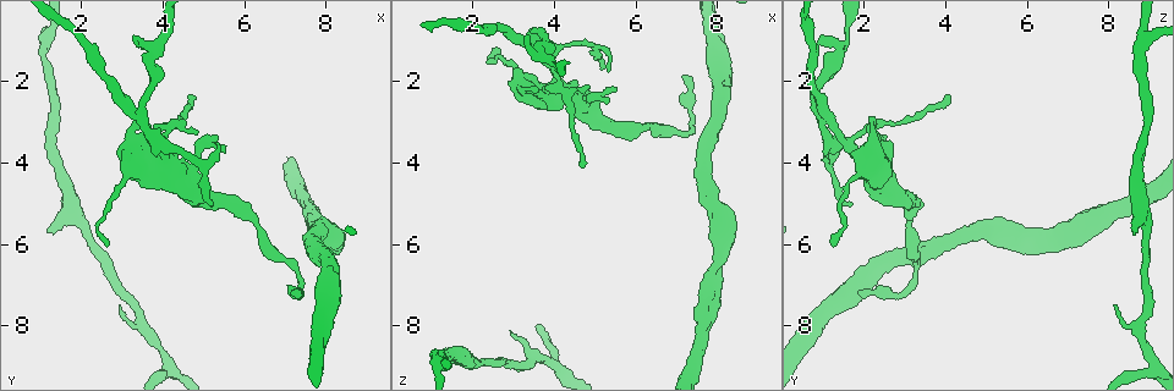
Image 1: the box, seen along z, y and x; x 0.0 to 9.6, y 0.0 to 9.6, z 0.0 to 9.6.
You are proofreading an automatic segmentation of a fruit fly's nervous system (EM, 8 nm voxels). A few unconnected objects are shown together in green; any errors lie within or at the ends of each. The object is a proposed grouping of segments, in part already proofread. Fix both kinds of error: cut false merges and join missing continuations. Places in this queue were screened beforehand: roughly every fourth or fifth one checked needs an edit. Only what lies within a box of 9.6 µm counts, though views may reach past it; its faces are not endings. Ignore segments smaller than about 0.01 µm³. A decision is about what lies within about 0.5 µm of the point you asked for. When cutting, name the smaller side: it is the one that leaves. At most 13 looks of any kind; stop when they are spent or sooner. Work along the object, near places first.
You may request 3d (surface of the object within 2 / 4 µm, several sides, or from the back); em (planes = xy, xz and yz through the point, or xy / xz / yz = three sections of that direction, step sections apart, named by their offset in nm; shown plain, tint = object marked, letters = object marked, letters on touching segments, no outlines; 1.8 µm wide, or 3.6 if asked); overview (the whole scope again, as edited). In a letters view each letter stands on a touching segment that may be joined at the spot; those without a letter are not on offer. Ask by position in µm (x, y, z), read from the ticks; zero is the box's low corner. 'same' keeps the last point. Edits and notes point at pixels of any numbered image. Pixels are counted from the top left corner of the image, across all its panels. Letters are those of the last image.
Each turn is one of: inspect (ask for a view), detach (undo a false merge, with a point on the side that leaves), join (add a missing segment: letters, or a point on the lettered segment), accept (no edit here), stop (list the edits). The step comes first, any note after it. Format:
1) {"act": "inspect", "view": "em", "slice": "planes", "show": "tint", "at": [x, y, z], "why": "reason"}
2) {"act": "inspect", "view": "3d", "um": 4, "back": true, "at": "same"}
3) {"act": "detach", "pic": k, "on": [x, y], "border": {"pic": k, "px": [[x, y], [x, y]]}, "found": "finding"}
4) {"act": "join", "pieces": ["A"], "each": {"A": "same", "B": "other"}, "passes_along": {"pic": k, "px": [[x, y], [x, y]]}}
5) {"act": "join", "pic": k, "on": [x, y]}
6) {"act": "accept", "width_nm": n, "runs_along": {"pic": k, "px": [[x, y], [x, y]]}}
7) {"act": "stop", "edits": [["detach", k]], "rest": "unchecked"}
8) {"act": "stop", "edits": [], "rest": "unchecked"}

{"act": "inspect", "view": "em", "slice": "planes", "show": "letters", "at": [5.15, 5.00, 1.75], "why": "thin end"}

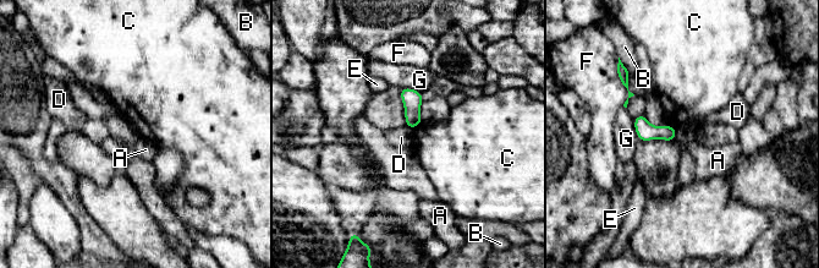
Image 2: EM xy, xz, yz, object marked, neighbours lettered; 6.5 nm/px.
{"act": "accept", "each": {"A": "other", "B": "other", "C": "other", "D": "other", "E": "other", "F": "other", "G": "other"}, "found": "no lettered segment goes on from it"}

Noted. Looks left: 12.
{"act": "inspect", "view": "em", "um": 3.6, "slice": "xy", "step": 4, "show": "tint", "at": [3.90, 3.50, 1.50], "why": "four arms meet"}

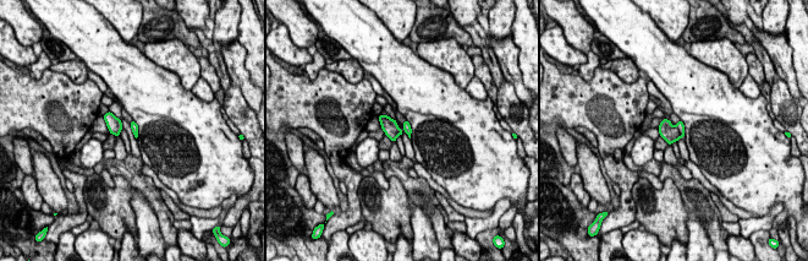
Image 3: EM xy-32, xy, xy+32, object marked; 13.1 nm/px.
{"act": "inspect", "view": "em", "um": 3.6, "slice": "yz", "step": 8, "show": "tint", "at": "same", "why": "cut it another way"}

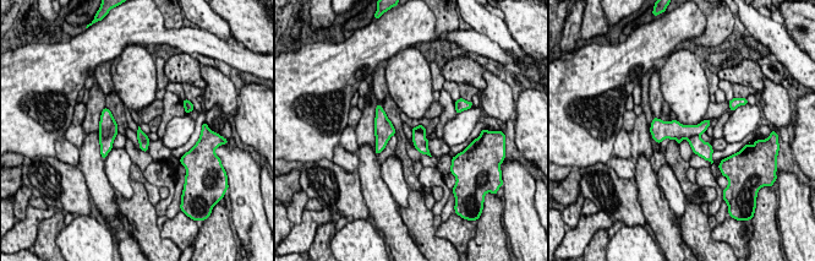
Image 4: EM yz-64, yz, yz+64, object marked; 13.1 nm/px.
{"act": "inspect", "view": "em", "um": 3.6, "slice": "yz", "step": 8, "show": "letters", "at": "same"}

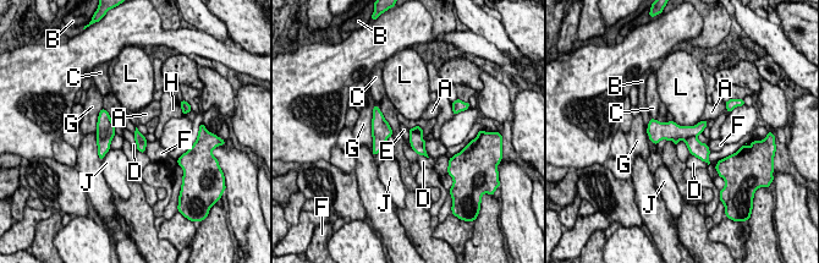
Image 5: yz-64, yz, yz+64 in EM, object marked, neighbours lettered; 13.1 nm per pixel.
{"act": "detach", "pic": 5, "on": [672, 131], "each": {"A": "other", "B": "other", "C": "other", "D": "other", "E": "other", "F": "other", "G": "other", "H": "other", "J": "other", "L": "other"}, "border": {"pic": 5, "px": [[696, 135], [691, 135], [685, 141]]}, "found": "two cells meet here"}

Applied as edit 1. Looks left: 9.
{"act": "inspect", "view": "3d", "um": 2, "at": [1.05, 0.90, 8.85]}

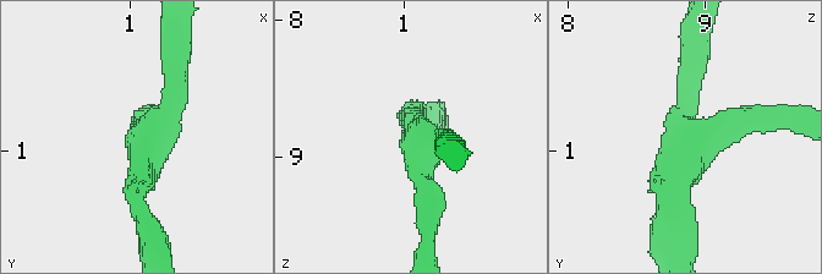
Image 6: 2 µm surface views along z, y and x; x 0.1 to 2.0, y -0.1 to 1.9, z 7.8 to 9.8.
{"act": "inspect", "view": "em", "slice": "planes", "show": "plain", "at": [1.06, 0.98, 8.84], "why": "now the EM"}

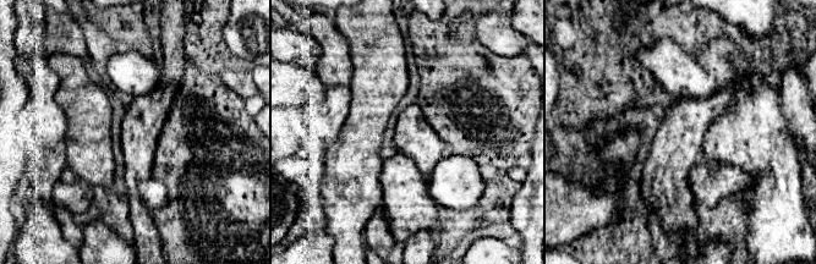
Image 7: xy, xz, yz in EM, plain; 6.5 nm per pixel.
{"act": "inspect", "view": "em", "slice": "planes", "show": "letters", "at": "same"}

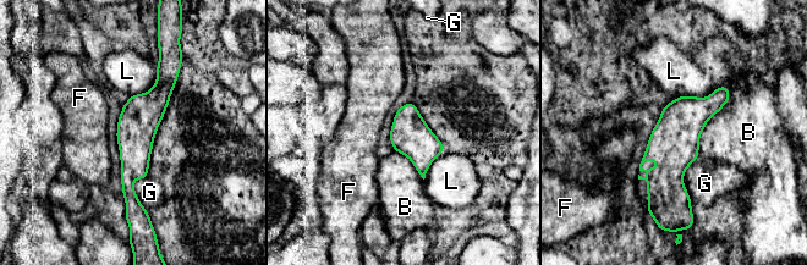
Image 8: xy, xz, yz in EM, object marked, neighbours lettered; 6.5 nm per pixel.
{"act": "accept", "each": {"B": "other", "F": "other", "G": "other", "L": "other"}, "border": {"pic": 8, "px": [[728, 86], [696, 158]]}, "found": "continuous, no second cell"}

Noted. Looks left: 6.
{"act": "inspect", "view": "3d", "um": 2, "at": [1.20, 5.75, 8.70], "why": "free end"}

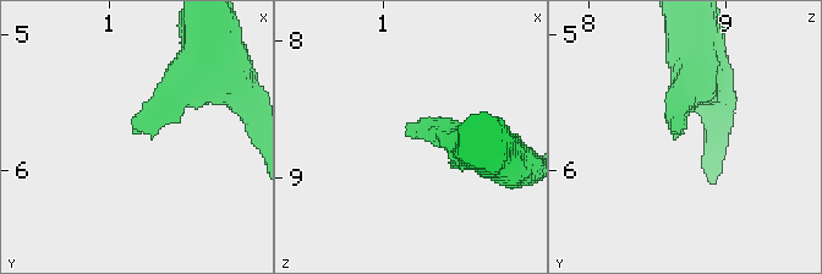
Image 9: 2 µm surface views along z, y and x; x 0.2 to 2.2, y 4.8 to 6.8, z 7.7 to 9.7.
{"act": "inspect", "view": "em", "slice": "xy", "step": 16, "show": "letters", "at": [1.16, 5.76, 8.66], "why": "shape alone is not enough"}

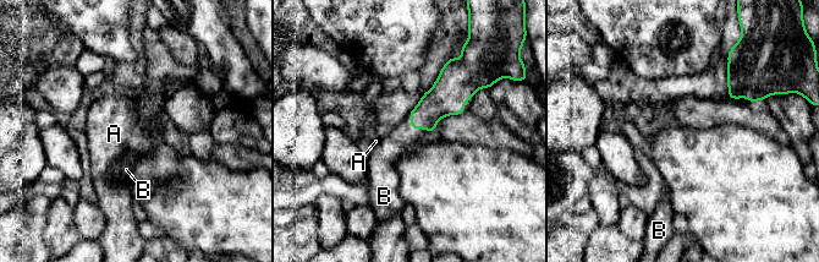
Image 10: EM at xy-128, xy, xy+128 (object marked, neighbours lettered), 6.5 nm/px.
{"act": "inspect", "view": "em", "slice": "planes", "show": "letters", "at": "same"}

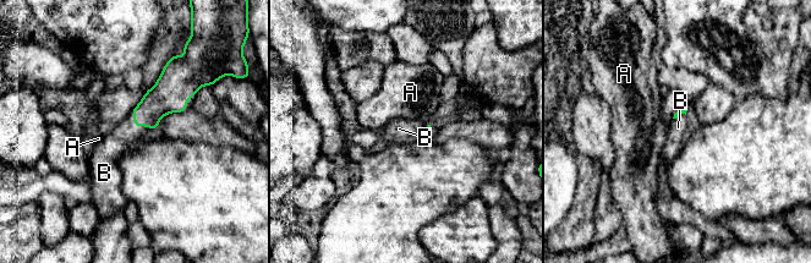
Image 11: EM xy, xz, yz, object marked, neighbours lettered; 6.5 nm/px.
{"act": "join", "pic": 11, "on": [124, 137], "each": {"A": "other", "B": "same"}, "passes_along": {"pic": 11, "px": [[165, 97], [140, 125], [124, 137]]}, "found": "it goes on there"}

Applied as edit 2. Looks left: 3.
{"act": "stop", "edits": [["detach", 5], ["join", 11]], "rest": "unchecked"}

